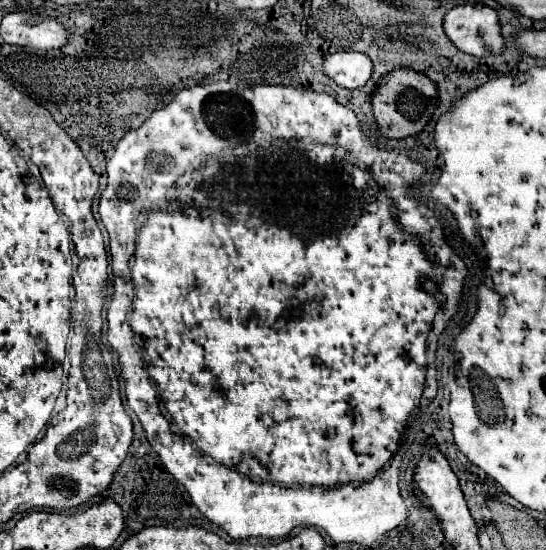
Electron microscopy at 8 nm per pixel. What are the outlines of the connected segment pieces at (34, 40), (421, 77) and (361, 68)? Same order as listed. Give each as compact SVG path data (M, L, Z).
M31 12L7 14L1 20L1 38L7 44L31 46L35 50L51 50L67 42L65 28L59 22Z
M395 68L381 76L373 92L371 104L379 132L385 138L409 138L419 134L431 120L437 108L437 86L421 72L415 72L411 68Z
M337 52L329 54L323 62L323 72L339 86L347 90L355 90L367 84L371 78L371 60L361 52Z

